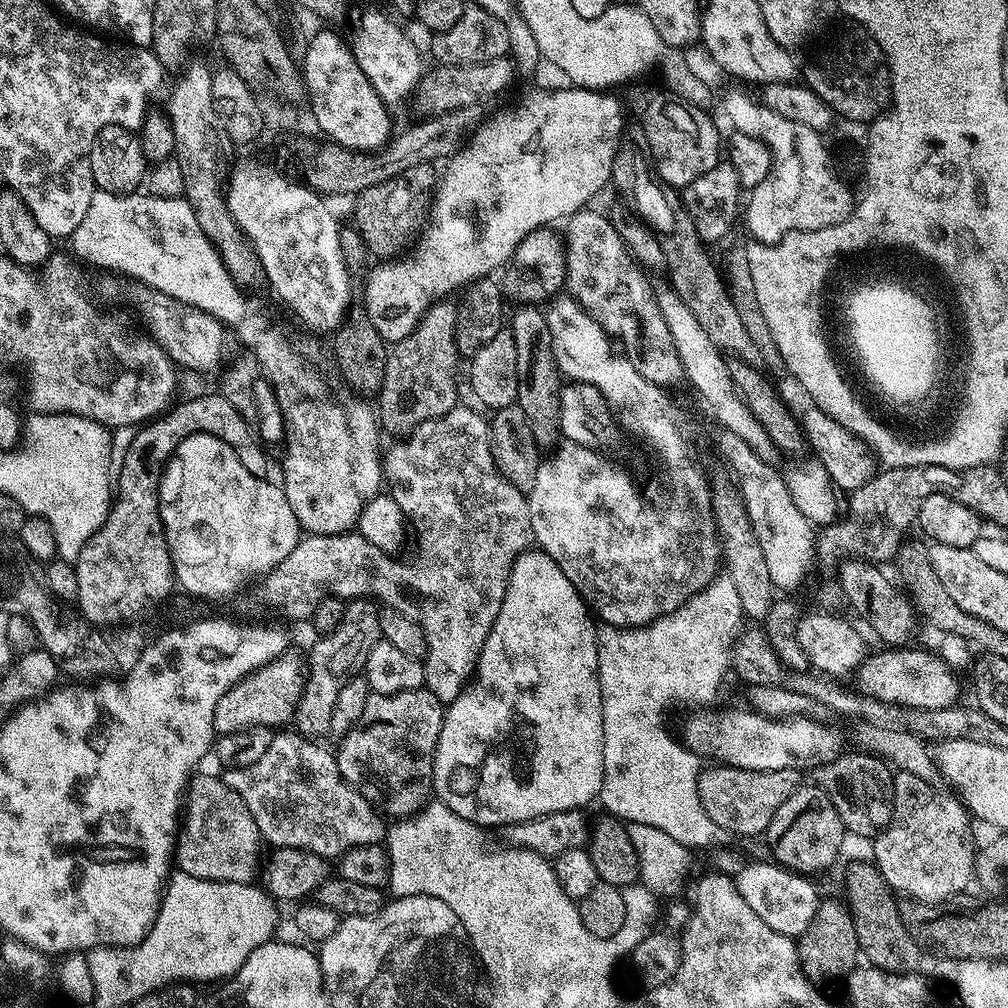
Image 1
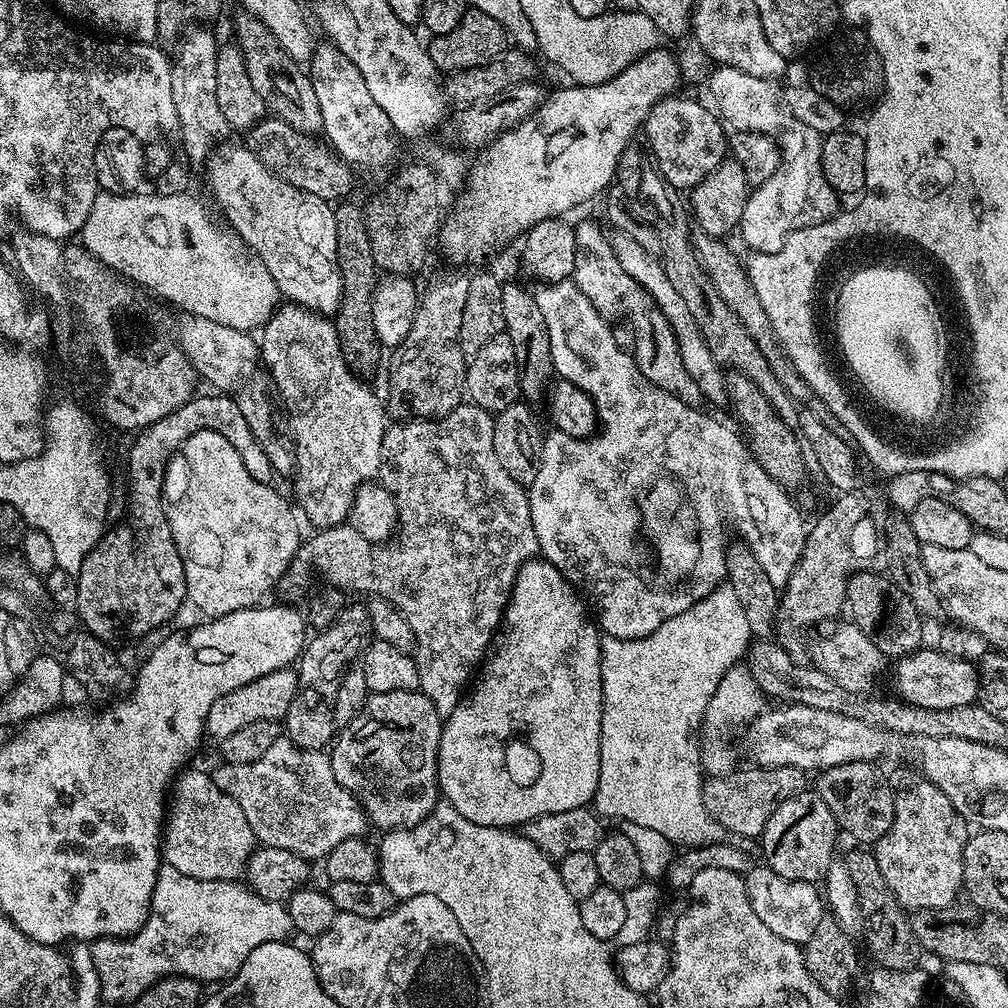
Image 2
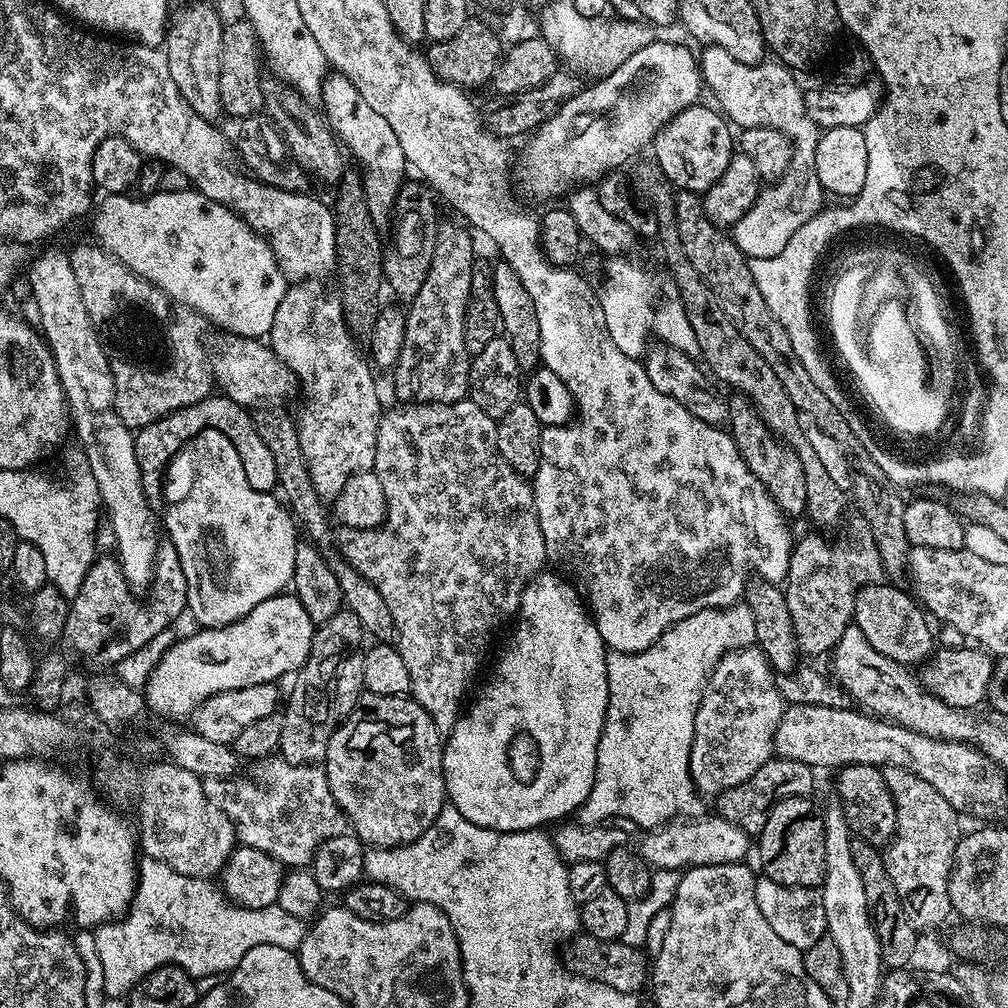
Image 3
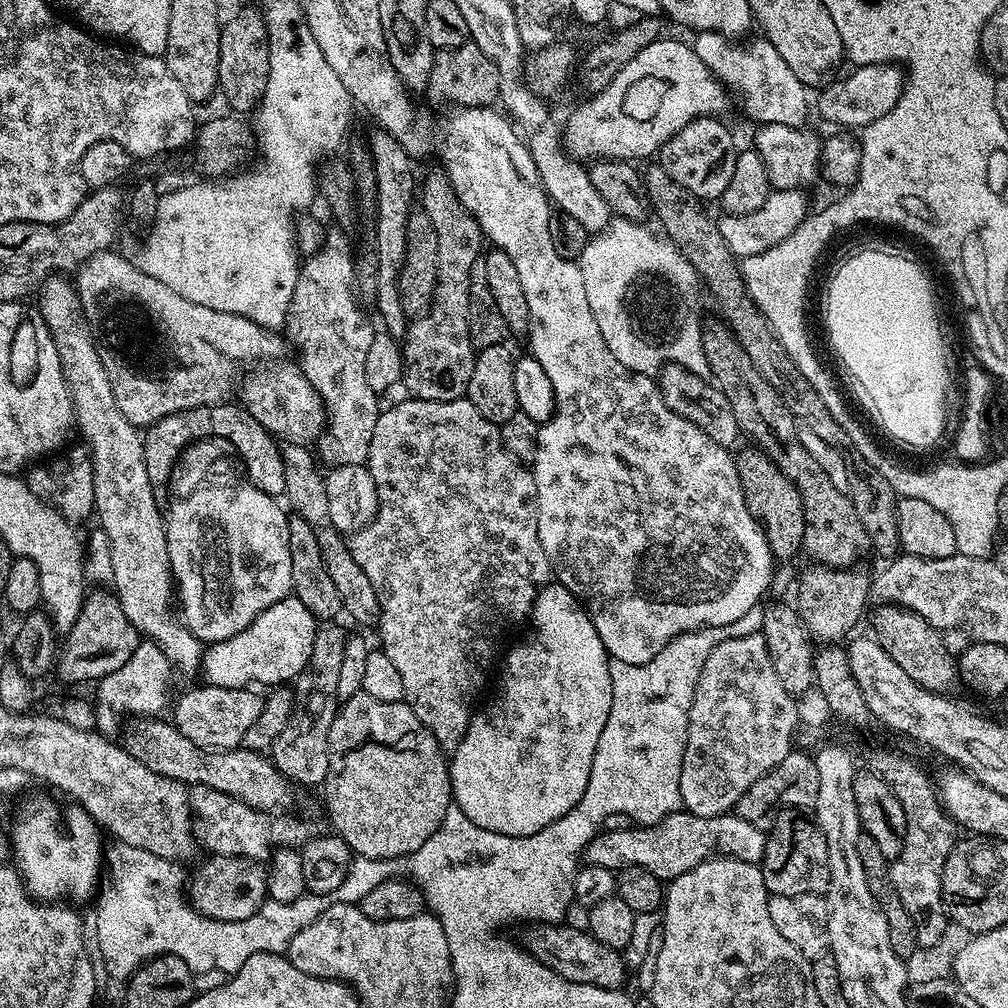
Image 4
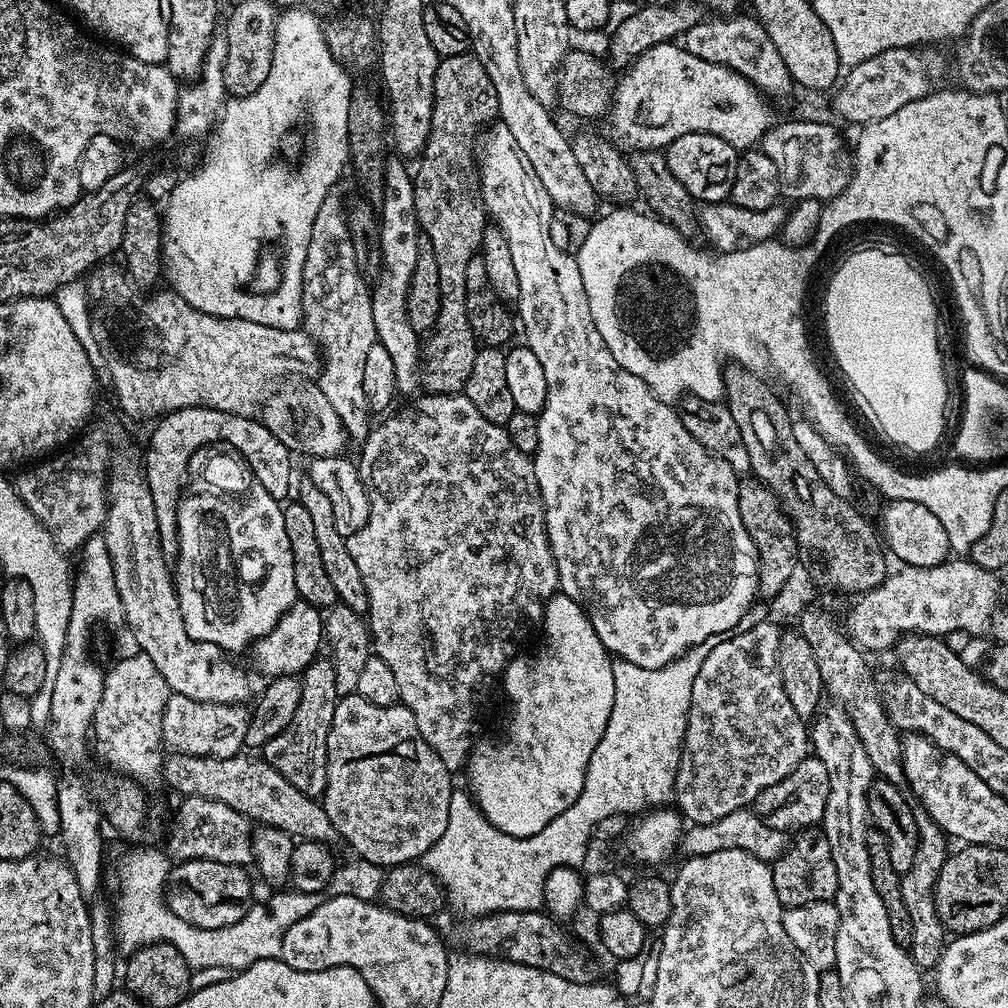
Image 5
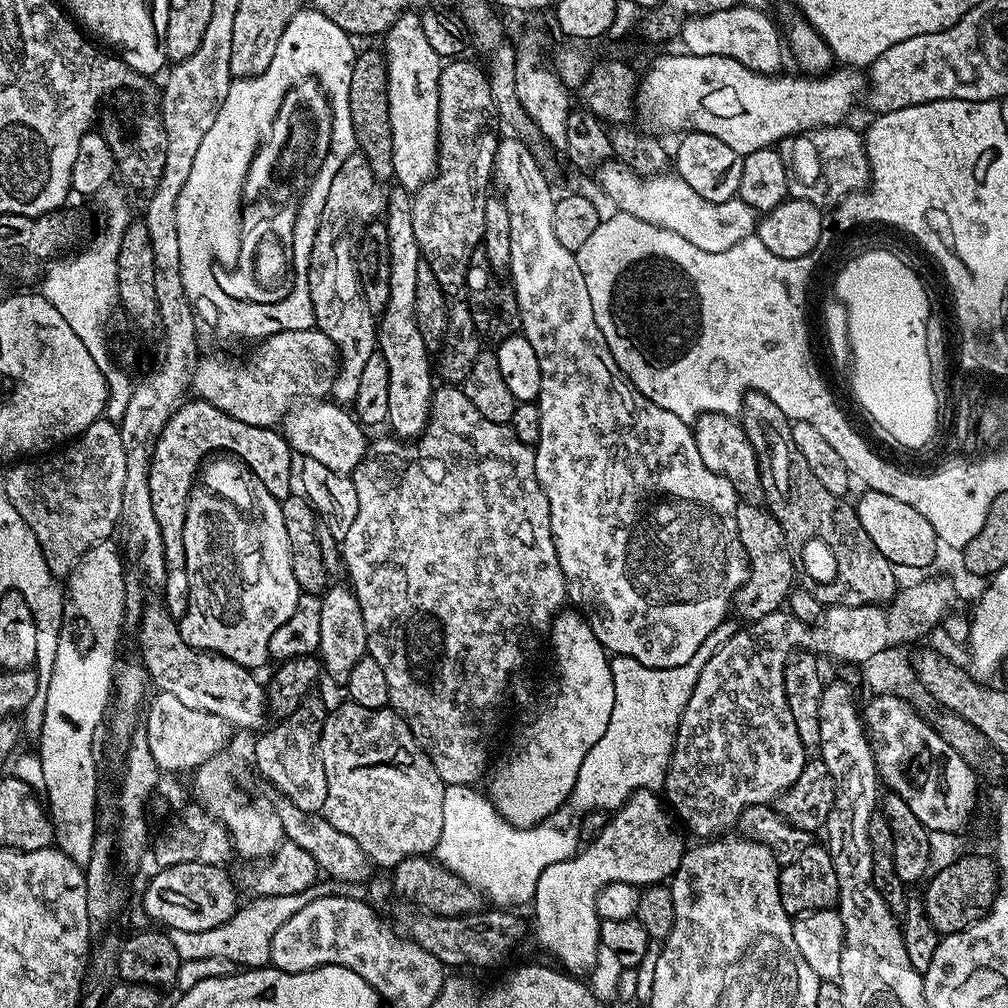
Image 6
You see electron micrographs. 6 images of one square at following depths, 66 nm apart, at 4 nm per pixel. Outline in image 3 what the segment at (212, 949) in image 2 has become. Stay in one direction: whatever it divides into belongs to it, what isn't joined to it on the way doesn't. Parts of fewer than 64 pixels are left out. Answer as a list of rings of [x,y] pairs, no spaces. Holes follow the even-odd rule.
[[[160,860],[139,861],[131,906],[123,916],[99,925],[94,932],[106,995],[127,997],[144,976],[167,964],[177,964],[194,978],[219,977],[231,973],[254,946],[299,949],[305,921],[286,914],[276,904],[264,909],[241,907],[221,895],[212,883],[208,878],[178,874]]]

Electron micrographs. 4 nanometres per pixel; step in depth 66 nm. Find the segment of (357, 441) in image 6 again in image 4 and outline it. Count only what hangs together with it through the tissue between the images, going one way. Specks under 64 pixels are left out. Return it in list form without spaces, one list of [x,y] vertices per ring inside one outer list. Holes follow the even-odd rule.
[[[276,362],[271,366],[261,367],[264,368],[261,372],[254,373],[252,380],[245,382],[244,389],[240,392],[241,398],[239,397],[242,401],[242,407],[245,408],[265,430],[271,432],[277,441],[290,444],[302,444],[305,446],[315,445],[326,427],[326,413],[324,411],[322,398],[316,393],[314,386],[310,386],[310,382],[304,376],[304,371],[300,369],[299,363],[280,363],[284,362]]]

